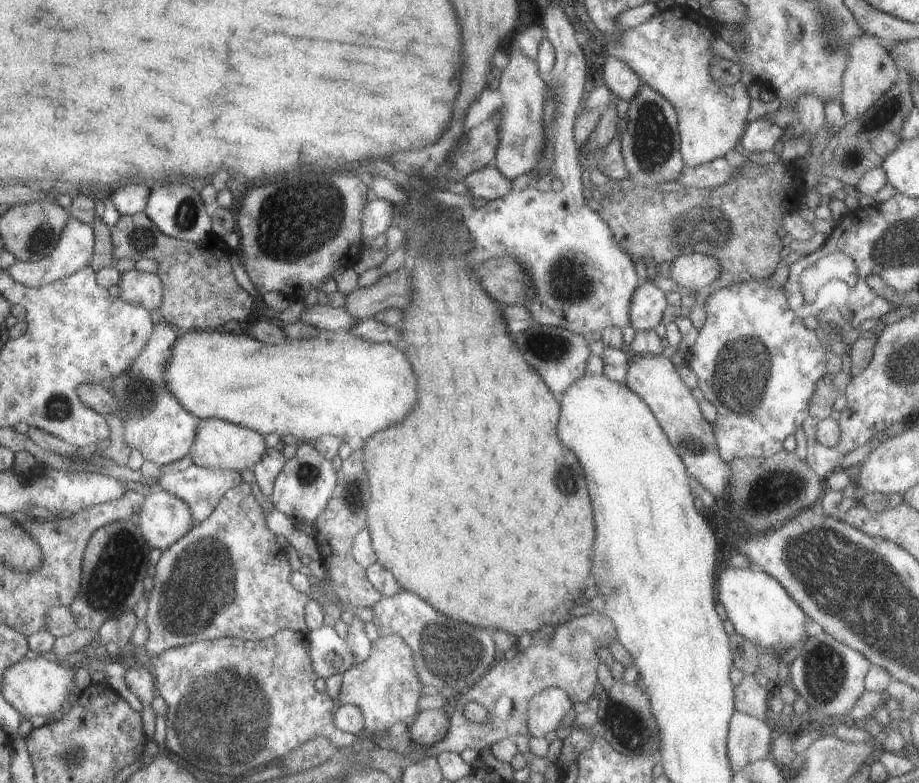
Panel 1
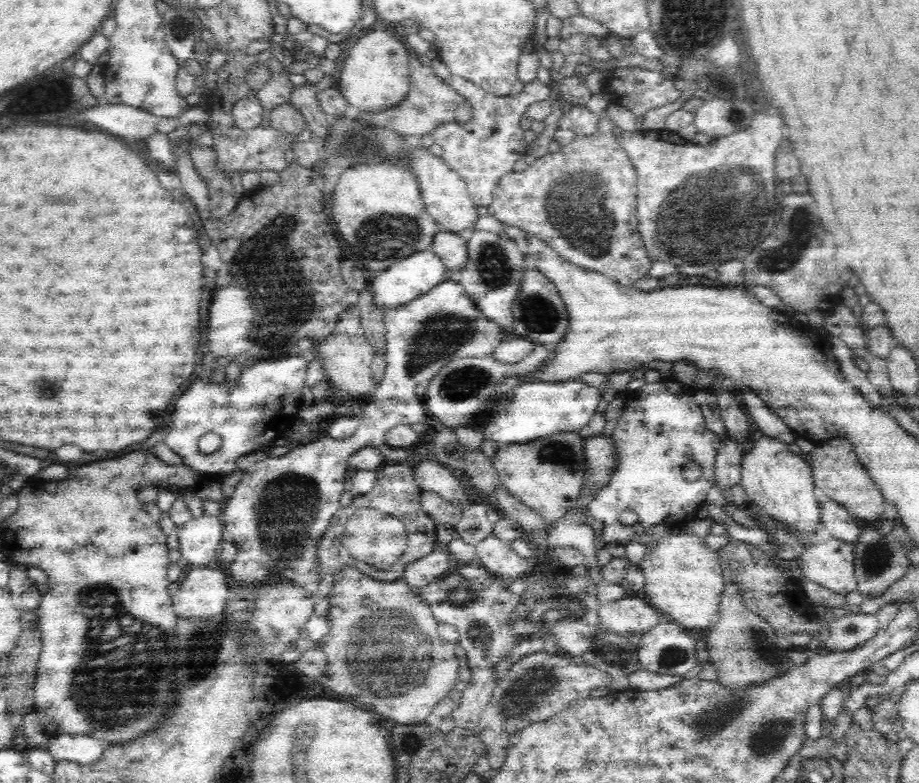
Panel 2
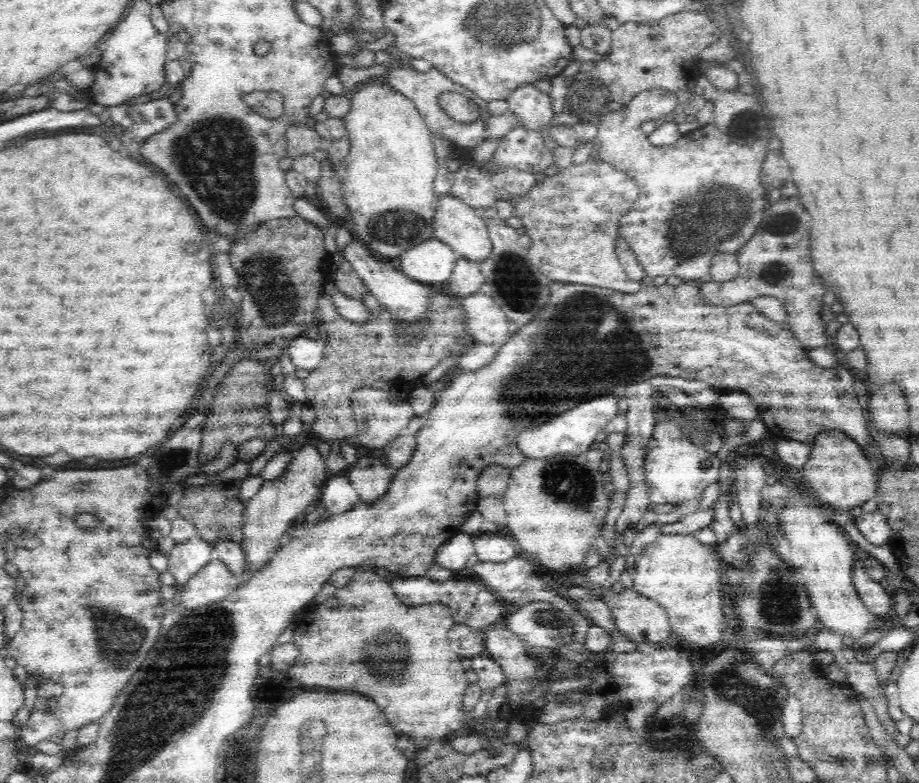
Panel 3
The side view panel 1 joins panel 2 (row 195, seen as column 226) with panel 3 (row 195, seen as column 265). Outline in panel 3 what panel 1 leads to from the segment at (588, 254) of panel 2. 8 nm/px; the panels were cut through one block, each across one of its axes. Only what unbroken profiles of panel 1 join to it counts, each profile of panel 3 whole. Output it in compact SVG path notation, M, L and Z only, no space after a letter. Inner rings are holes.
M595 157L590 158L588 162L584 162L584 164L580 164L580 166L571 164L569 167L559 170L556 176L546 178L541 185L536 184L524 198L516 198L517 203L515 206L513 205L515 216L520 218L523 227L526 228L526 234L532 239L531 247L527 250L527 258L530 260L530 263L532 263L533 266L546 277L546 281L550 282L550 284L555 284L555 282L566 282L566 284L592 286L621 294L635 294L636 292L639 292L642 288L641 282L631 280L627 276L627 273L622 269L622 266L618 261L615 251L615 238L619 233L620 219L630 210L630 207L634 204L634 200L636 200L636 196L638 196L638 189L636 183L630 177L626 176L621 170L618 170L605 162L600 162L599 159Z

